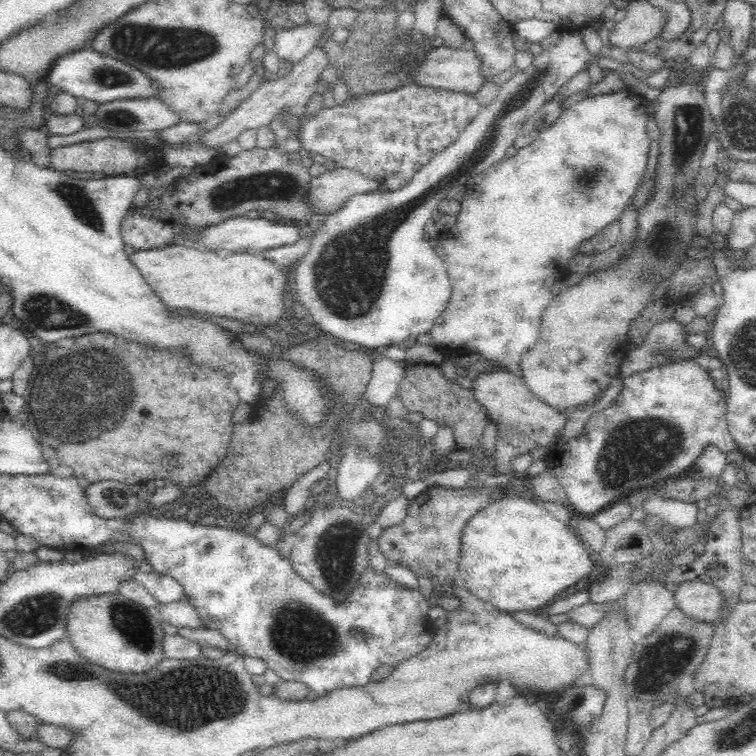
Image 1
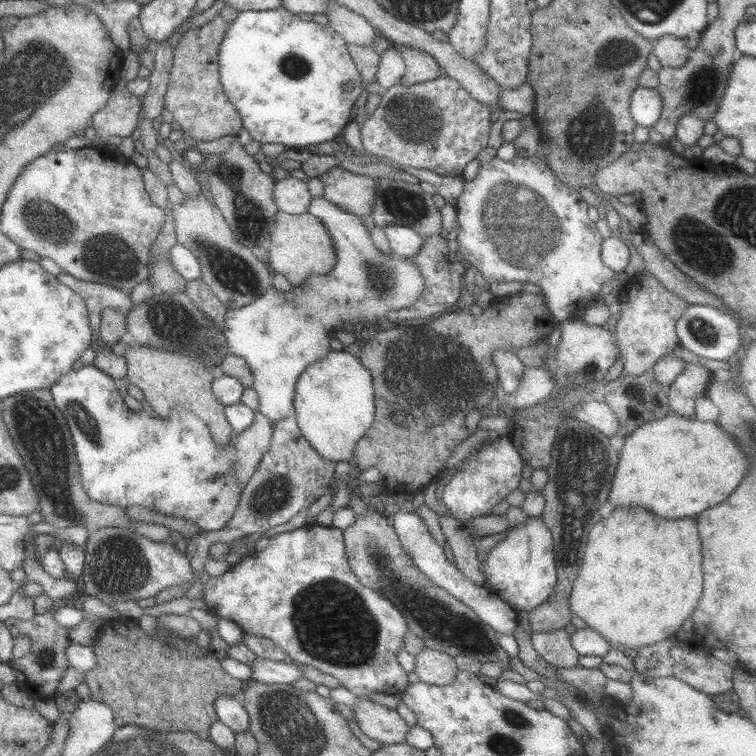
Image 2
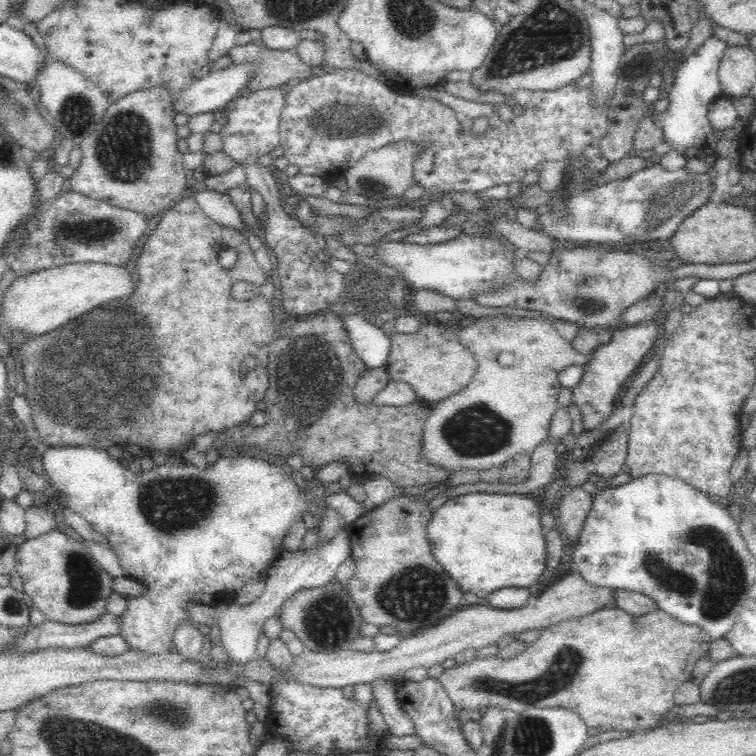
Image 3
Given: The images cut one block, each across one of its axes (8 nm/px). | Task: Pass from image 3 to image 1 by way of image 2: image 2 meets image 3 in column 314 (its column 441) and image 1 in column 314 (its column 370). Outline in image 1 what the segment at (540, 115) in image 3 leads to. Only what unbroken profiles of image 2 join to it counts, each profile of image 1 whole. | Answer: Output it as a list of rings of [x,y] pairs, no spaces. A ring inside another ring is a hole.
[[[404,84],[399,86],[395,91],[364,95],[347,101],[341,106],[336,104],[336,106],[332,107],[331,109],[322,108],[321,110],[317,111],[315,117],[306,119],[305,125],[301,130],[303,148],[310,151],[312,155],[321,154],[323,157],[326,157],[327,161],[334,161],[337,167],[354,168],[360,171],[364,176],[379,180],[380,182],[383,181],[384,186],[386,186],[388,189],[396,190],[406,186],[410,182],[410,179],[430,160],[432,160],[434,156],[437,156],[441,150],[444,150],[449,144],[452,144],[452,142],[456,140],[459,132],[462,132],[470,120],[472,120],[472,118],[478,114],[480,108],[480,103],[478,103],[473,95],[452,92],[451,90],[436,88],[435,86]]]

